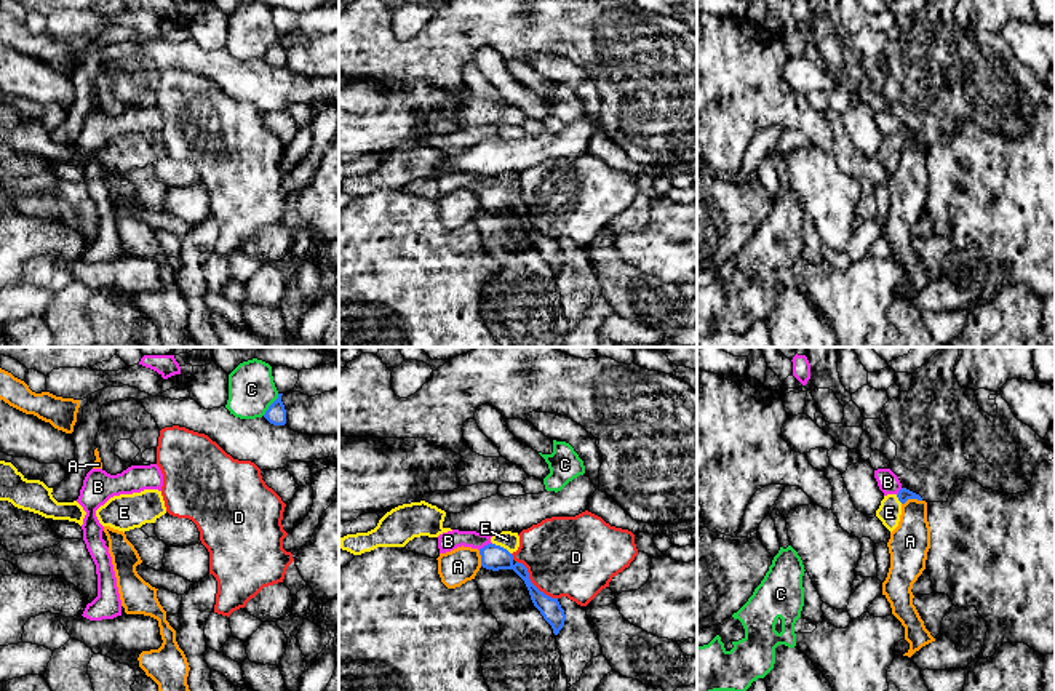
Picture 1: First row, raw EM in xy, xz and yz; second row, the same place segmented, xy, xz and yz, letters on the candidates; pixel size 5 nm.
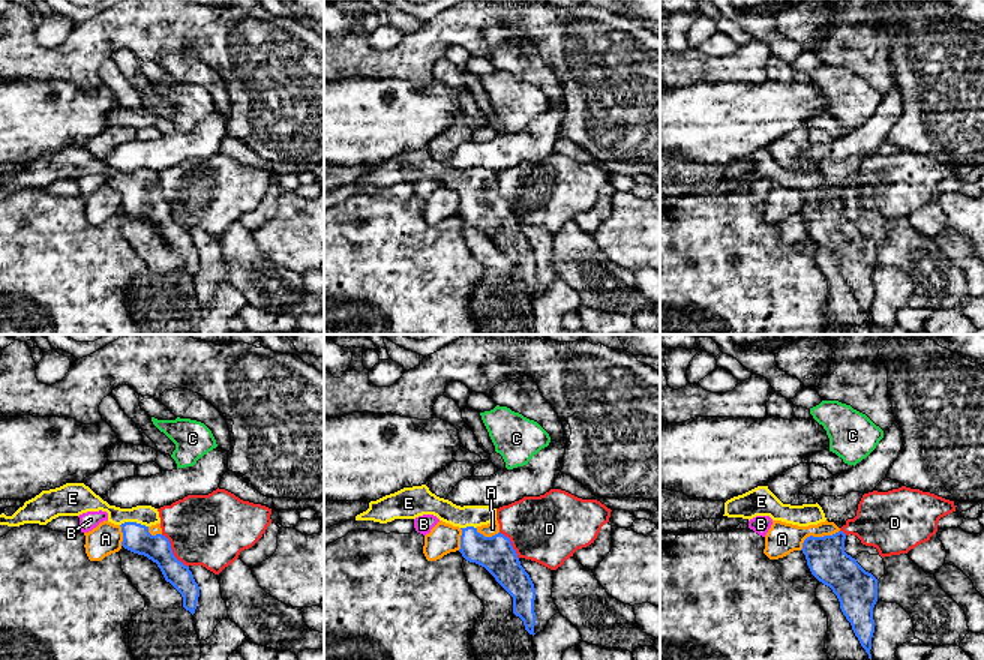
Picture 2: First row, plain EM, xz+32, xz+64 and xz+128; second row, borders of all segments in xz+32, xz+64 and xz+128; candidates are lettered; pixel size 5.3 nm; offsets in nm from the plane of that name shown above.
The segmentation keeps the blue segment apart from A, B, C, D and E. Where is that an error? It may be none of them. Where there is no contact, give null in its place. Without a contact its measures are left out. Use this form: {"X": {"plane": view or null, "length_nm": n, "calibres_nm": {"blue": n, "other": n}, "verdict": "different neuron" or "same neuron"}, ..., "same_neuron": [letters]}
{"A": {"plane": "yz", "length_nm": 110, "calibres_nm": {"blue": 70, "other": 200}, "verdict": "different neuron"}, "B": {"plane": "xz", "length_nm": 80, "calibres_nm": {"blue": 130, "other": 100}, "verdict": "different neuron"}, "C": {"plane": "xy", "length_nm": 140, "calibres_nm": {"blue": 100, "other": 240}, "verdict": "different neuron"}, "D": {"plane": "xz", "length_nm": 280, "calibres_nm": {"blue": 130, "other": 400}, "verdict": "different neuron"}, "E": {"plane": "xz", "length_nm": 110, "calibres_nm": {"blue": 130, "other": 90}, "verdict": "same neuron"}, "same_neuron": ["E"]}

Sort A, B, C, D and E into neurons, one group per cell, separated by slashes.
A / B / C / D / E

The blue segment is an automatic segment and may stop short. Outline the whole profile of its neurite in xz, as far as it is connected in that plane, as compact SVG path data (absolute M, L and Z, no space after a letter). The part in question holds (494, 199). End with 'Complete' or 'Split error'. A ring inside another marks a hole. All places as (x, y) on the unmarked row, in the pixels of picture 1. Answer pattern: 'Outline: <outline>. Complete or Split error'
Outline: M502 173L491 179L491 184L480 190L481 208L486 211L513 211L526 226L534 248L558 277L564 267L566 256L558 240L551 240L540 234L529 221L528 210L523 205L513 203L513 194L520 189L518 174Z. Split error

